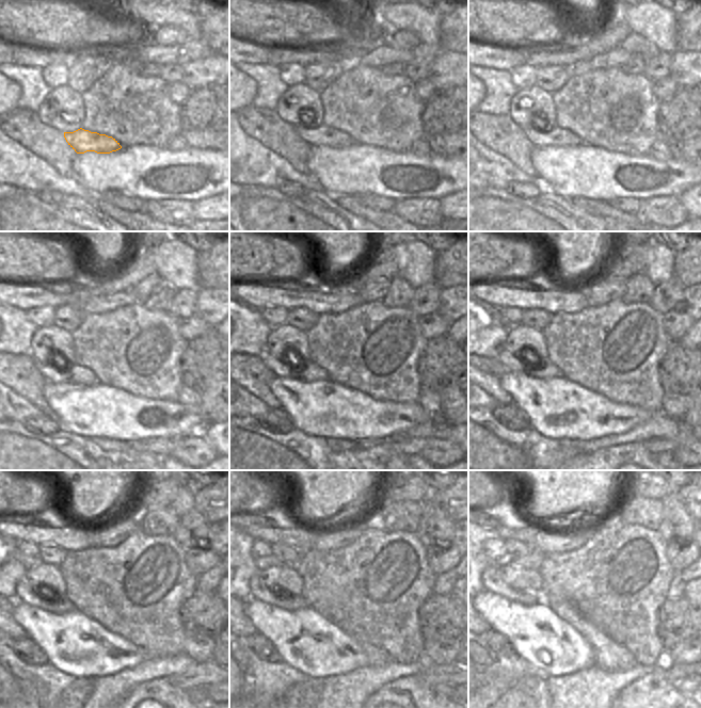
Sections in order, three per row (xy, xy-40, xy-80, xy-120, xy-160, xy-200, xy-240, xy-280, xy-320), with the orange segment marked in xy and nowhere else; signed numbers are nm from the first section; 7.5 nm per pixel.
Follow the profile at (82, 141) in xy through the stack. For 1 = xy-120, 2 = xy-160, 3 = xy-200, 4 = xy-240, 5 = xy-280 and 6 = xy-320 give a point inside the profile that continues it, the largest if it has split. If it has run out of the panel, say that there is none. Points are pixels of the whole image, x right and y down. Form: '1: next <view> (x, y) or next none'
1: next xy-120 (73, 374)
2: next xy-160 (308, 372)
3: next xy-200 (538, 368)
4: next xy-240 (22, 593)
5: next xy-280 (258, 590)
6: next xy-320 (491, 580)

